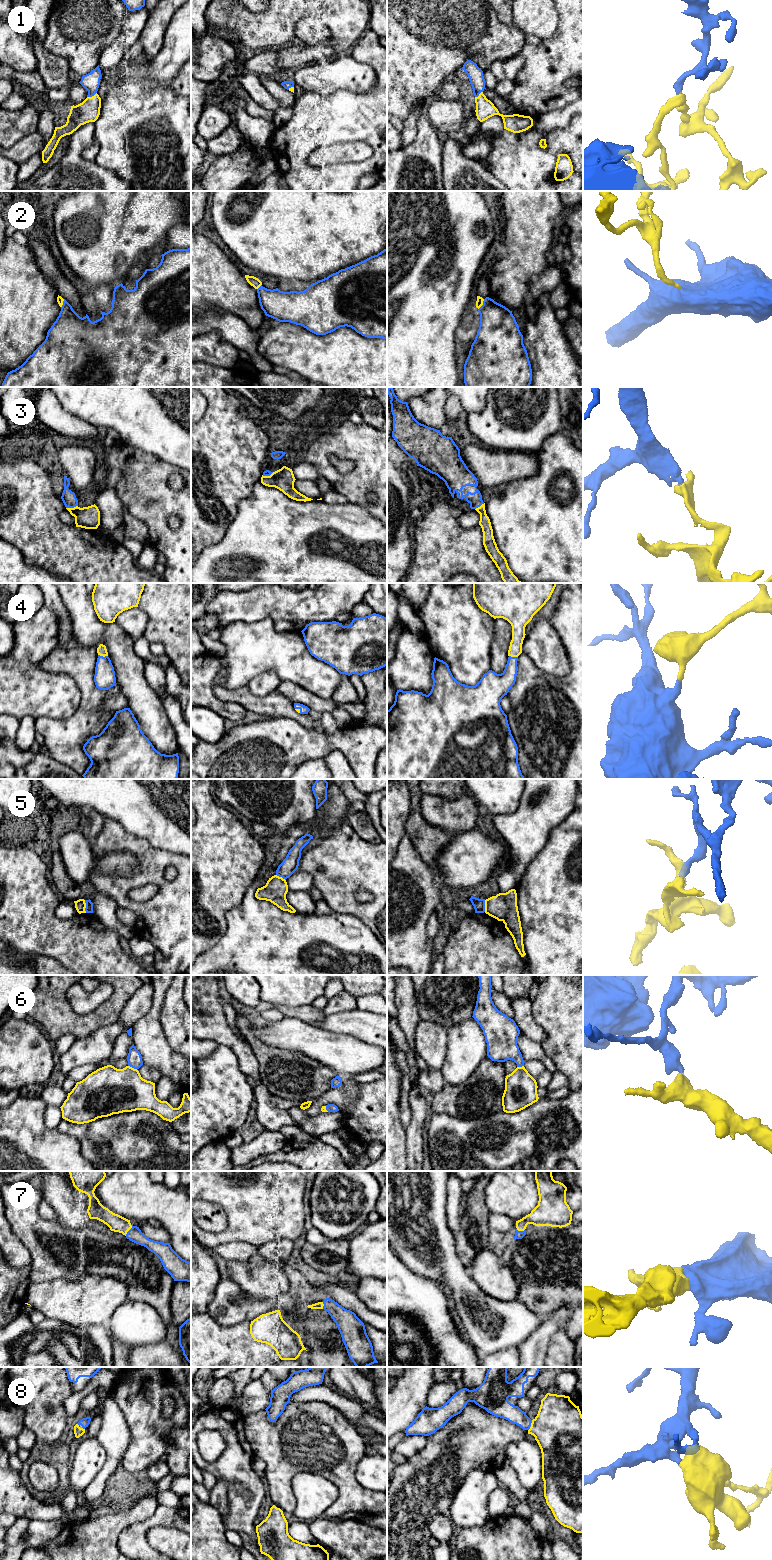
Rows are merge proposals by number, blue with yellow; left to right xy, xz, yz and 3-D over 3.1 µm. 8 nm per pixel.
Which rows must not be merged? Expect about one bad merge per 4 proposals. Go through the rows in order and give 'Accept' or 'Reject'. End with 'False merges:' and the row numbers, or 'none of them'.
1: Accept
2: Accept
3: Accept
4: Accept
5: Reject
6: Accept
7: Accept
8: Accept
False merges: 5

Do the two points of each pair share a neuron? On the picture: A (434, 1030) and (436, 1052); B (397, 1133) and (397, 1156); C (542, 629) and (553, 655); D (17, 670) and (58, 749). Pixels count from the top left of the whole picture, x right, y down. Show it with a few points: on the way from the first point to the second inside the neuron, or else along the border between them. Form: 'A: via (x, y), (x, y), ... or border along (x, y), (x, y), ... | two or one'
A: via (434, 1035), (434, 1047) | one
B: via (397, 1139), (397, 1150) | one
C: via (543, 635), (543, 645), (547, 649) | one
D: border along (64, 718), (38, 717), (35, 719) | two

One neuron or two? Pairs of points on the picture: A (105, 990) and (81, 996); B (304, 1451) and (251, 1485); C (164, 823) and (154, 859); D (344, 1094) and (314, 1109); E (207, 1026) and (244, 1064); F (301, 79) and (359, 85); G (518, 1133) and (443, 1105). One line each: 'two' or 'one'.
A: one
B: two
C: two
D: one
E: one
F: one
G: two

